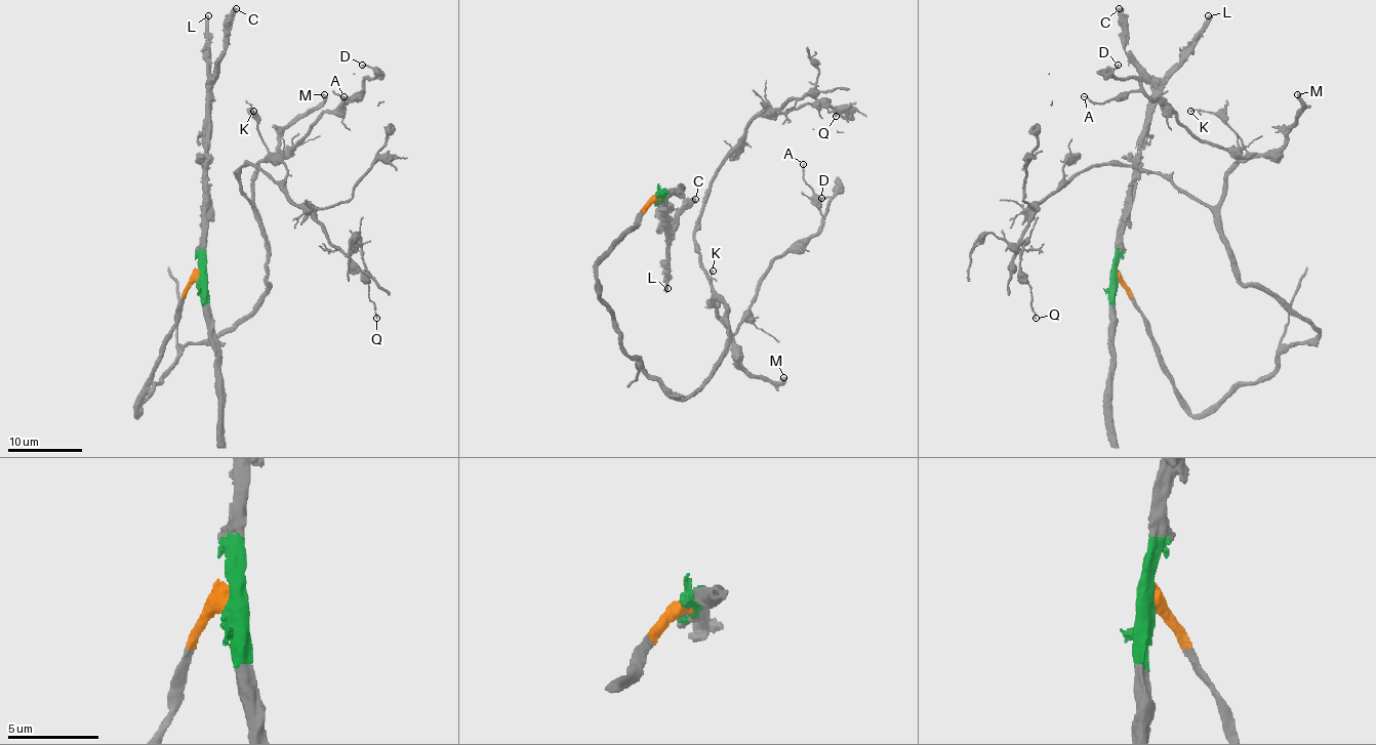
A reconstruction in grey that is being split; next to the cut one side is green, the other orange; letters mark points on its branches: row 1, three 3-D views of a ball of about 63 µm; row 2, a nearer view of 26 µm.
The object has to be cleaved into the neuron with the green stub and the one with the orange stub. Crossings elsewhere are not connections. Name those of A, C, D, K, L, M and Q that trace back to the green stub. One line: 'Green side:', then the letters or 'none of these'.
Green side: C, L

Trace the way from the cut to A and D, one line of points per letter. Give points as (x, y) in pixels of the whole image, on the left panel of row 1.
A: (199, 278), (137, 414), (186, 344), (228, 333), (265, 296), (255, 167), (364, 92), (346, 104), (344, 95)
D: (199, 278), (137, 414), (186, 344), (228, 333), (265, 296), (255, 167), (358, 97), (377, 73), (362, 64)

